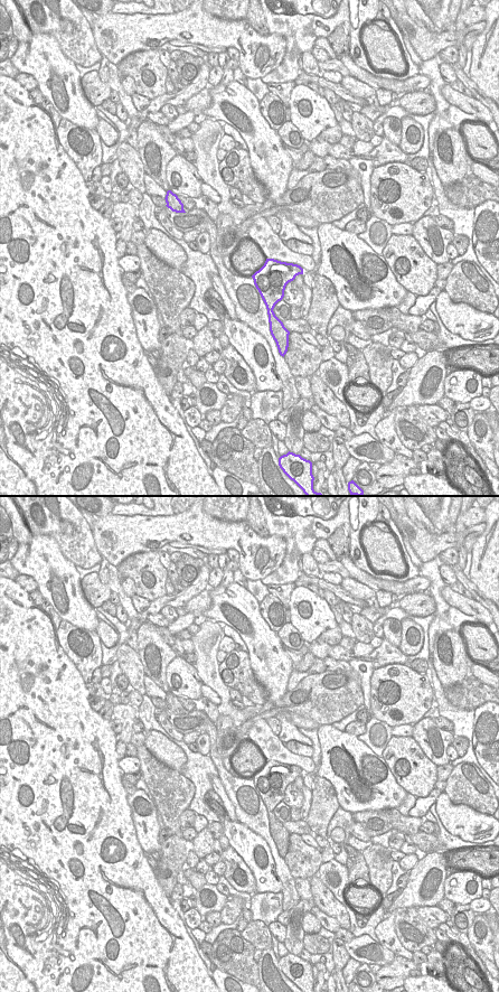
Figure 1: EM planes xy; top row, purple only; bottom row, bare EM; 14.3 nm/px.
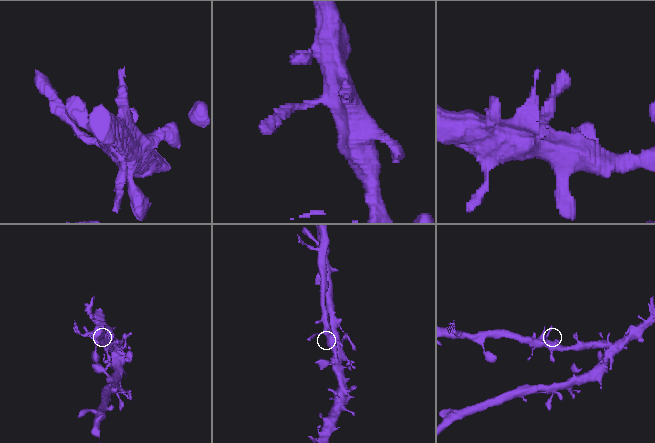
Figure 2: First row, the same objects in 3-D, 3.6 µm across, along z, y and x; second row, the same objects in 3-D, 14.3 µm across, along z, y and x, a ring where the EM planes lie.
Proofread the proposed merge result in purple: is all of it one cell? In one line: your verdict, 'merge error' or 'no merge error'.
no merge error

